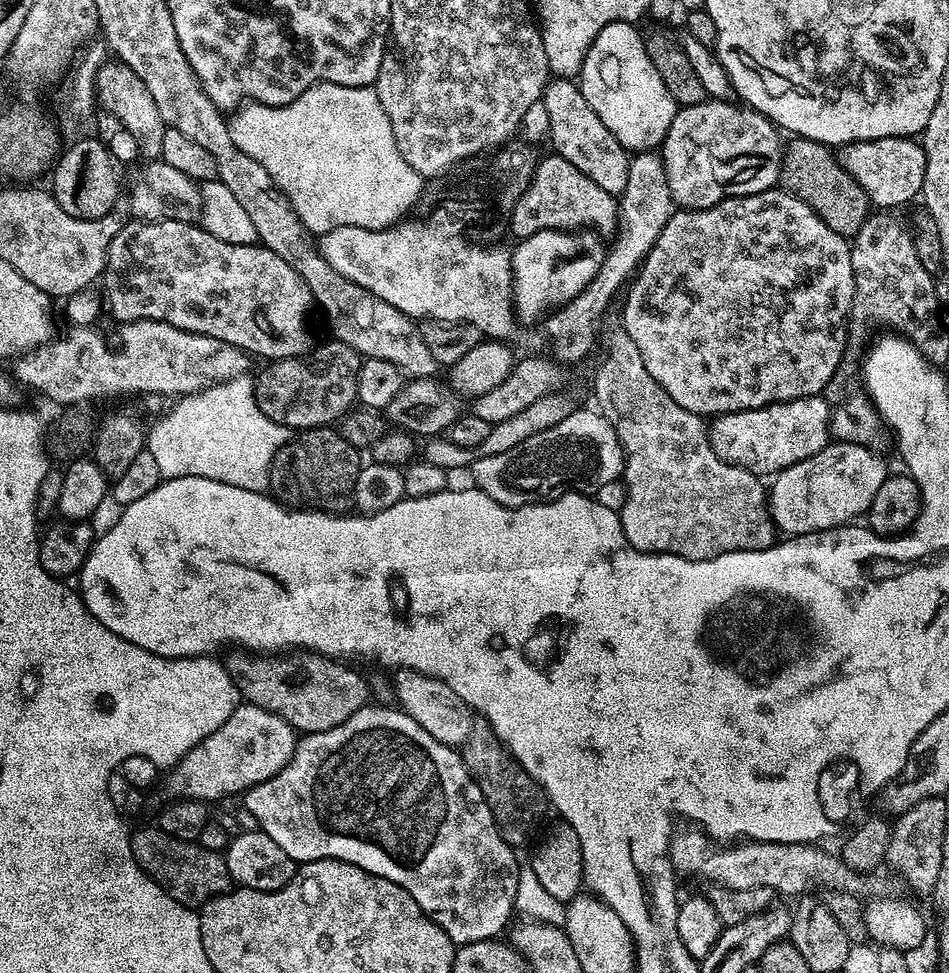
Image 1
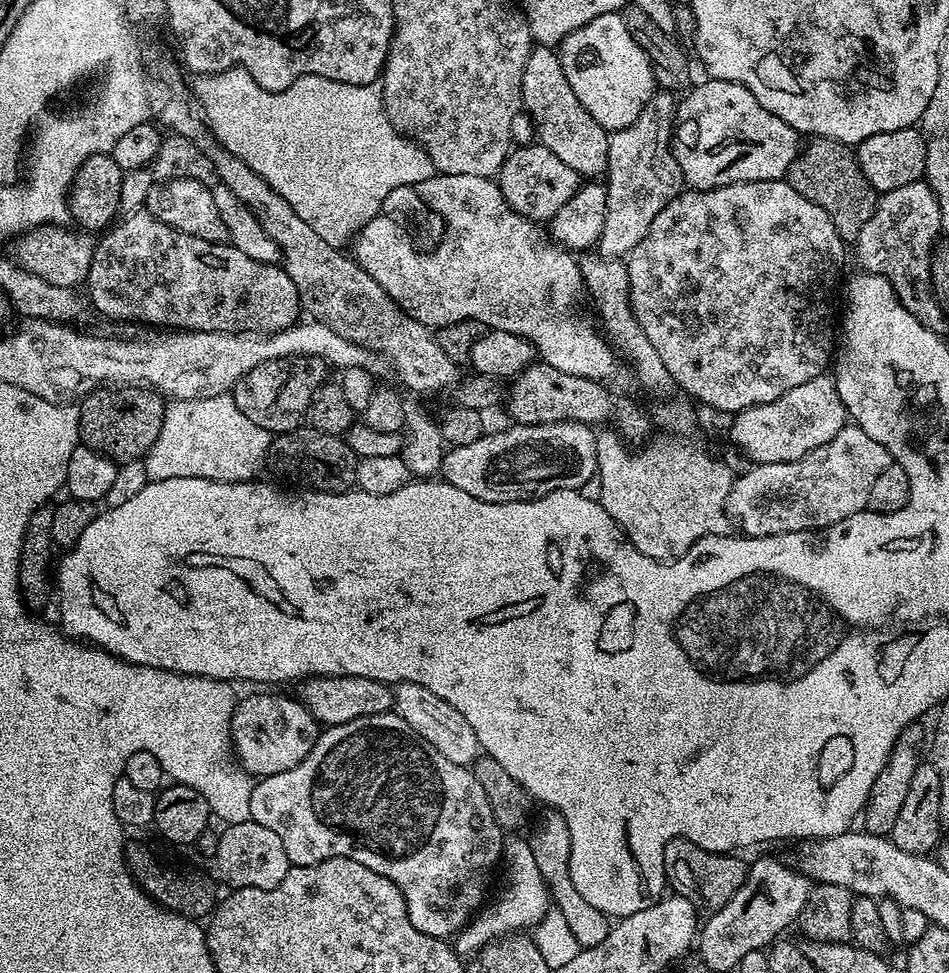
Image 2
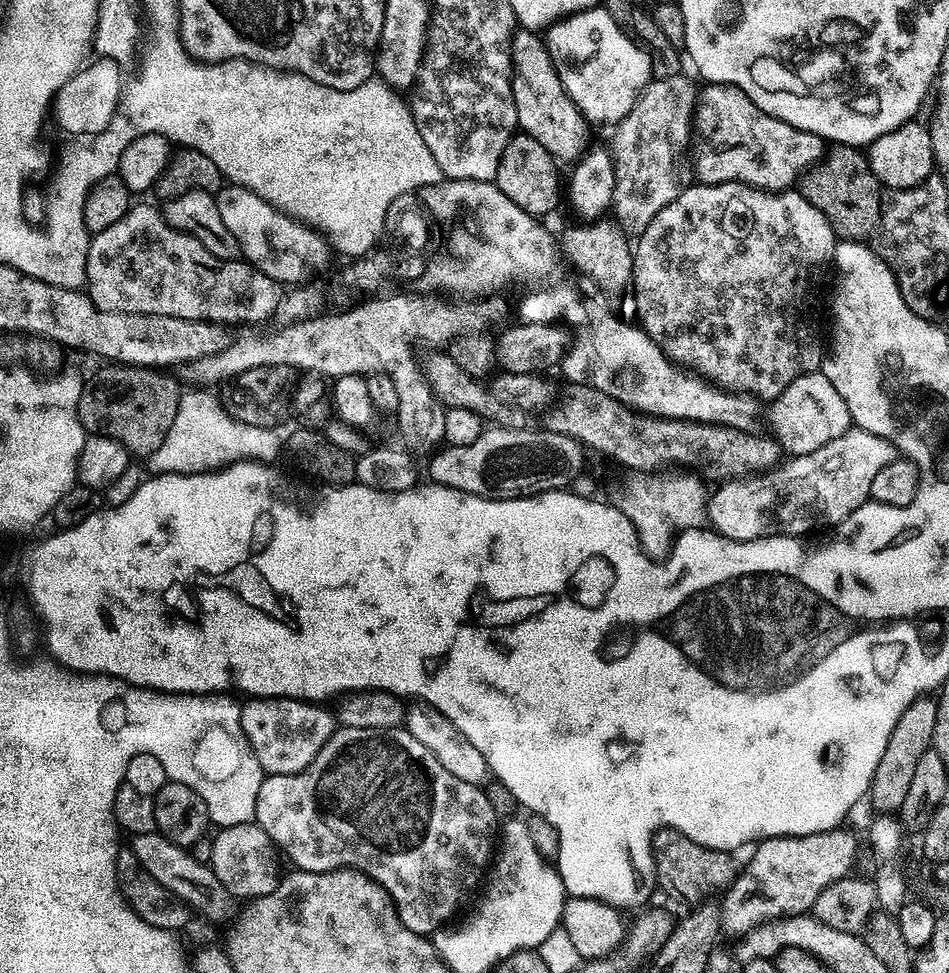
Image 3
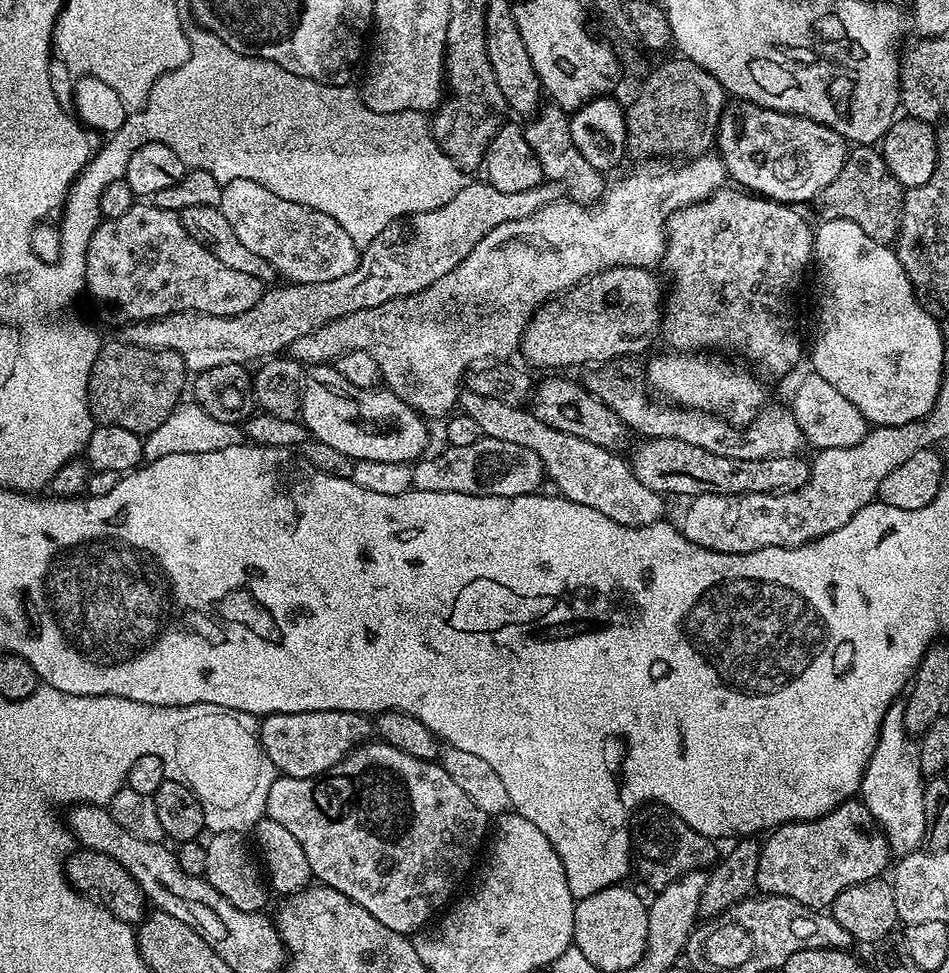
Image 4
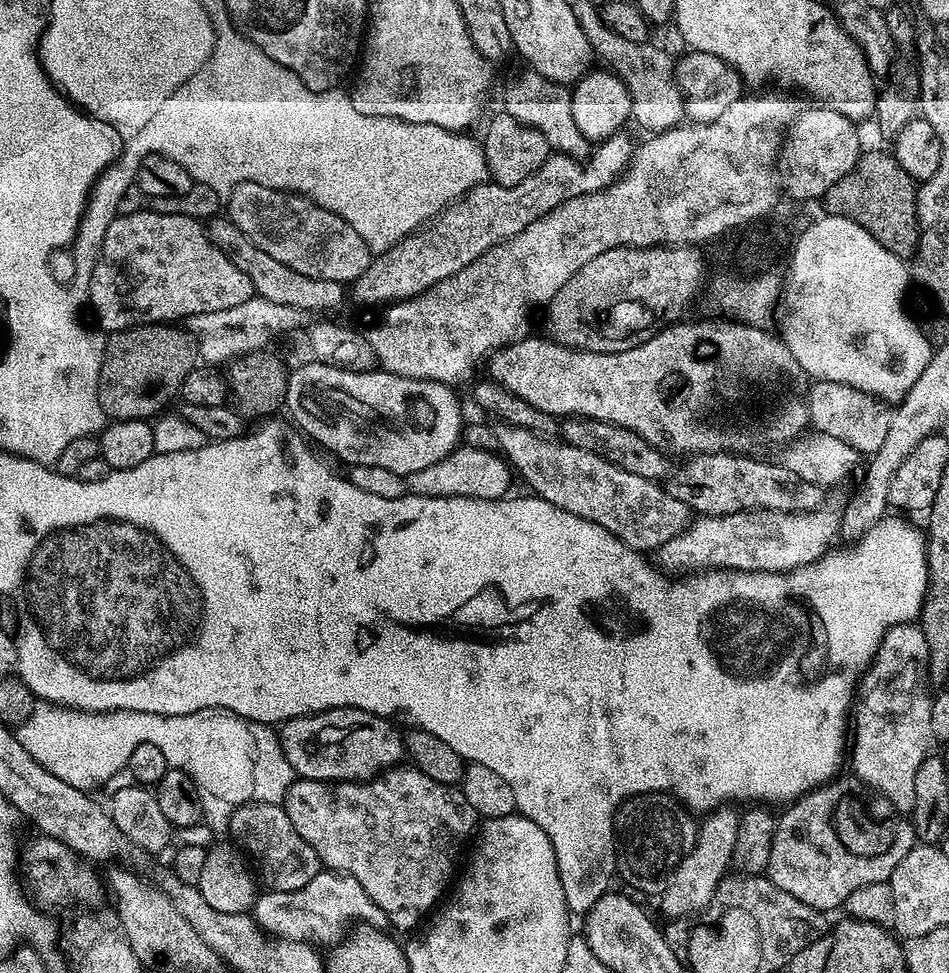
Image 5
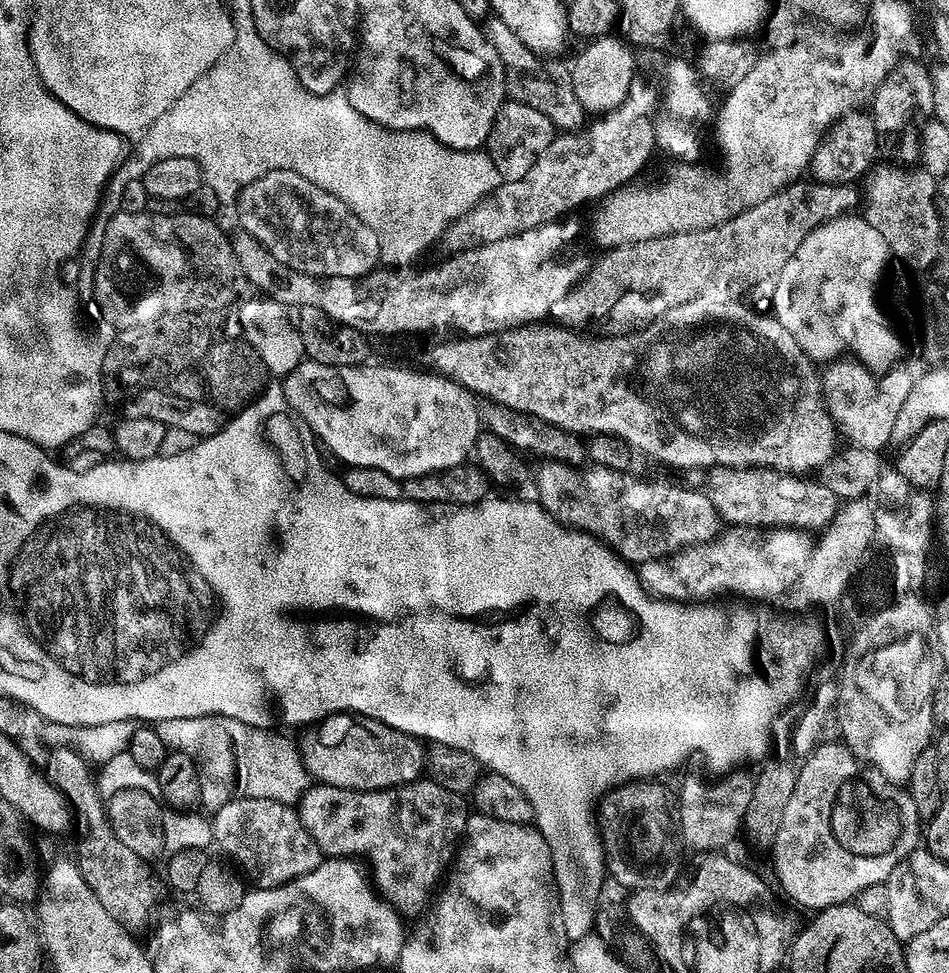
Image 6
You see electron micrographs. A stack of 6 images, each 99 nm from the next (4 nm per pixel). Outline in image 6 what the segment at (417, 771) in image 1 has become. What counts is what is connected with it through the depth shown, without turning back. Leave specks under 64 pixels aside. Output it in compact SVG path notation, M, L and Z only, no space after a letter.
M421 778L412 784L373 792L346 790L329 784L312 786L300 797L298 811L300 821L304 823L325 857L363 858L374 872L376 867L378 888L384 899L401 917L409 918L408 916L416 915L419 917L429 907L446 869L453 863L470 815L469 809L464 809L464 803L465 797L446 790L446 786L431 778Z

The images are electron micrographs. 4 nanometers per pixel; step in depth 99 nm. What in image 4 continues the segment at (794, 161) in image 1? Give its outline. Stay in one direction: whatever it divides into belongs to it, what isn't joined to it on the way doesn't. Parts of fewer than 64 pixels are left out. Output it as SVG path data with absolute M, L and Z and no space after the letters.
M856 146L849 151L848 161L842 166L838 178L816 195L814 207L820 211L821 221L849 220L862 226L862 231L870 234L874 242L891 245L900 228L905 191L898 178L890 174L890 166L886 166L883 155L875 147Z

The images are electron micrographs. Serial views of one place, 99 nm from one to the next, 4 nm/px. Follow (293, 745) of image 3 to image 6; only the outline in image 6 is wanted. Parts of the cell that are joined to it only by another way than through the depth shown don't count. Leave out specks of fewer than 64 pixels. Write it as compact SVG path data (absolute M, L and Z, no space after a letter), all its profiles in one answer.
M336 712L305 732L308 733L298 740L300 757L311 779L321 785L373 792L412 784L425 775L425 741L377 720L363 720L349 712Z

